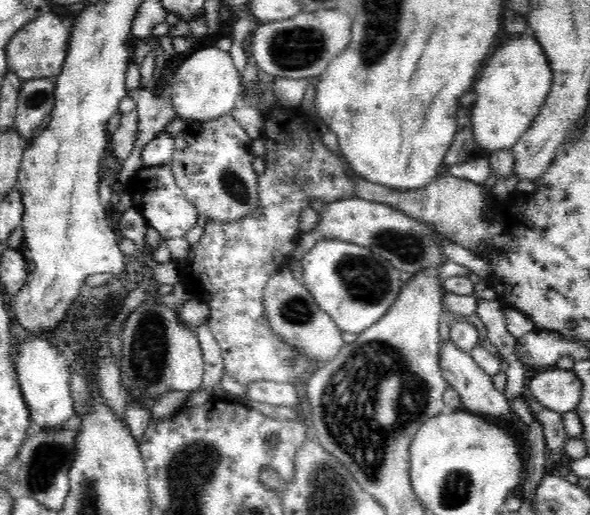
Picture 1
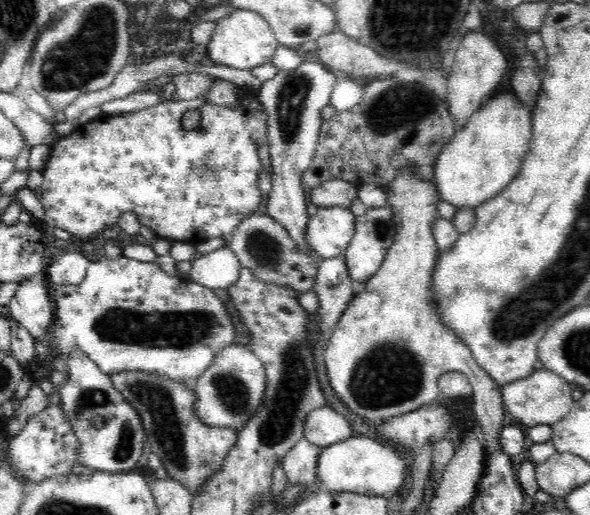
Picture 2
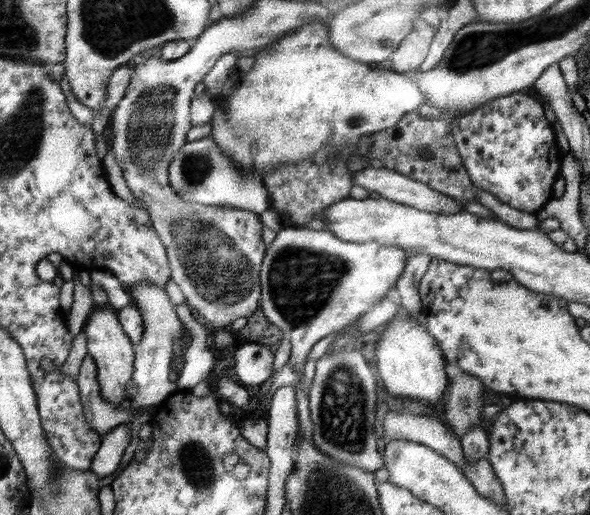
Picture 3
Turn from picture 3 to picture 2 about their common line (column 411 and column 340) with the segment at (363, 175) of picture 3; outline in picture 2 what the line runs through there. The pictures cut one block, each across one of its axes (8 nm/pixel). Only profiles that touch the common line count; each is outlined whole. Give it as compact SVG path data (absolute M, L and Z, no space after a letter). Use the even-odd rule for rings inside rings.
M334 178L315 186L308 194L308 202L319 208L340 206L349 208L357 198L359 187L340 178Z

